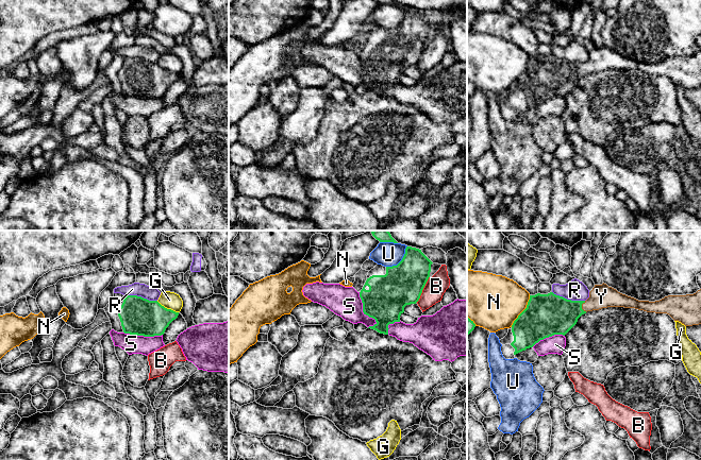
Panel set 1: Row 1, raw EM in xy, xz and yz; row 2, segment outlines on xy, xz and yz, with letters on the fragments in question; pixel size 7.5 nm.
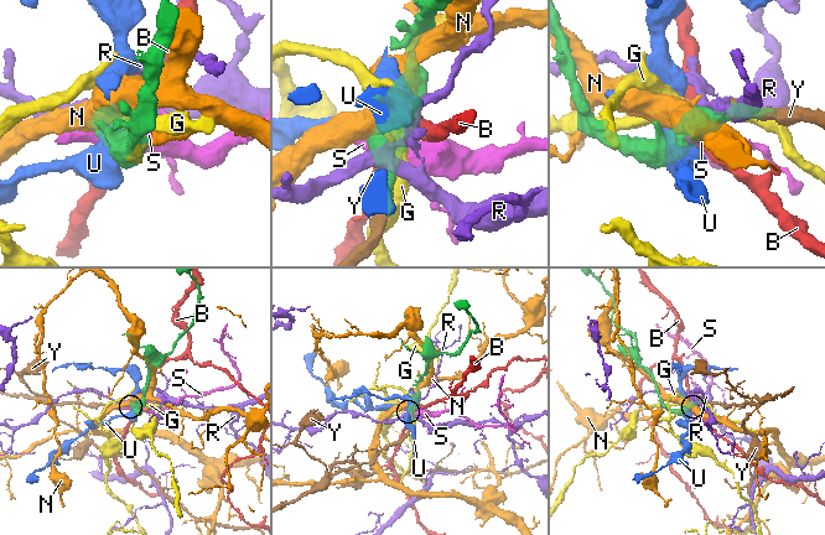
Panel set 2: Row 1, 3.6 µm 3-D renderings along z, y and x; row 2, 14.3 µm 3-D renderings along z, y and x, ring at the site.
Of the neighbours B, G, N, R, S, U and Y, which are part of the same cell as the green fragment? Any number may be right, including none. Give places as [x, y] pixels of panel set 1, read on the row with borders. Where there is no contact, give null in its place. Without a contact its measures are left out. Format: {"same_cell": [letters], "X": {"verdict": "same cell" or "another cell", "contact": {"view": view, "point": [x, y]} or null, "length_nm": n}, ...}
{"same_cell": ["Y"], "B": {"verdict": "another cell", "contact": {"view": "xz", "point": [422, 289]}, "length_nm": 220}, "G": {"verdict": "another cell", "contact": {"view": "xy", "point": [166, 308]}, "length_nm": 190}, "N": {"verdict": "another cell", "contact": {"view": "yz", "point": [522, 311]}, "length_nm": 280}, "R": {"verdict": "another cell", "contact": {"view": "xy", "point": [140, 296]}, "length_nm": 260}, "S": {"verdict": "another cell", "contact": {"view": "xz", "point": [363, 311]}, "length_nm": 280}, "U": {"verdict": "another cell", "contact": {"view": "xz", "point": [401, 260]}, "length_nm": 220}, "Y": {"verdict": "same cell", "contact": {"view": "yz", "point": [581, 307]}, "length_nm": 90}}

